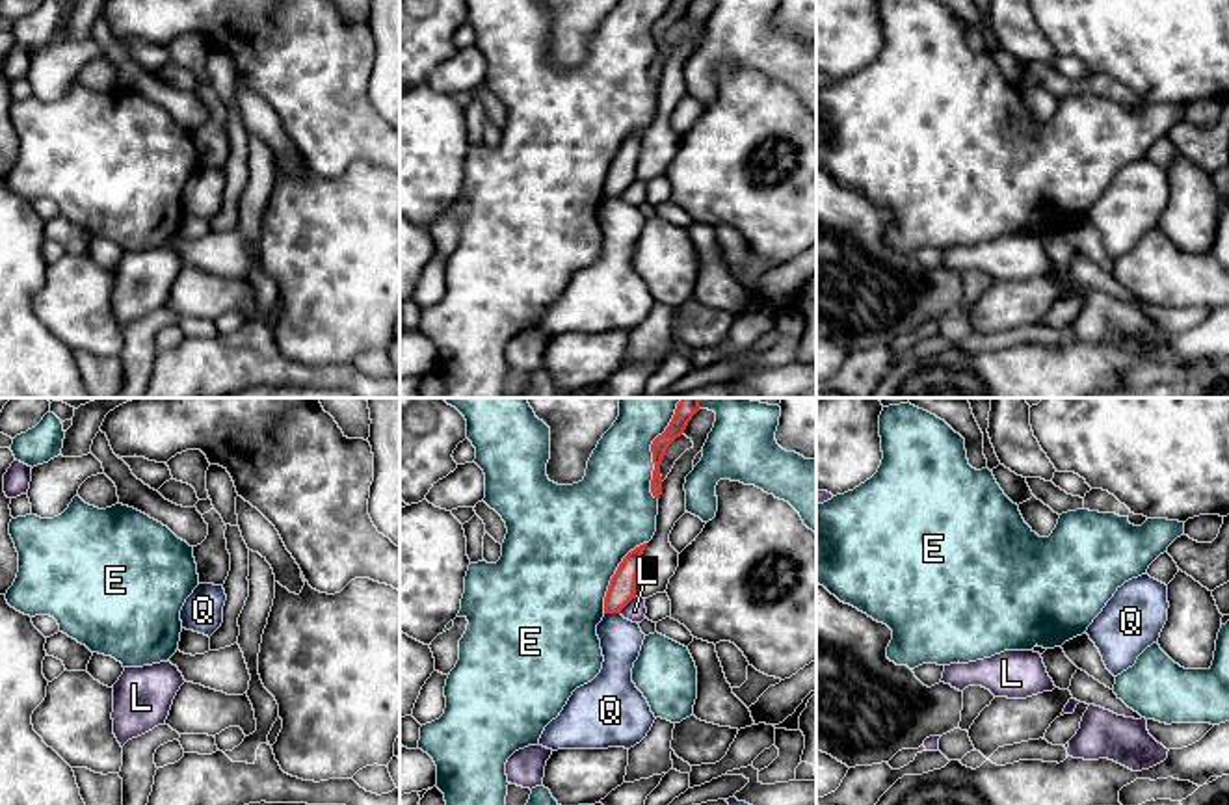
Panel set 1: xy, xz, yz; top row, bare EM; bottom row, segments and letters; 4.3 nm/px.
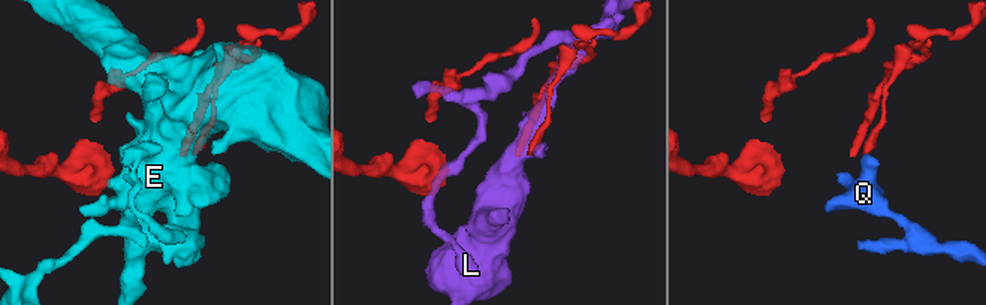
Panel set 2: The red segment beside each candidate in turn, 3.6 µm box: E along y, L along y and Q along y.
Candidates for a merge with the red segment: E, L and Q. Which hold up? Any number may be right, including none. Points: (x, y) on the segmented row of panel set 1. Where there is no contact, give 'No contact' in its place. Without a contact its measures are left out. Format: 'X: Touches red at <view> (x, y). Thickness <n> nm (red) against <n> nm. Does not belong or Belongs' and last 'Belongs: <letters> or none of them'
E: Touches red at xz (651, 448). Thickness 90 nm (red) against 300 nm. Does not belong
L: Touches red at xz (627, 603). Thickness 120 nm (red) against 90 nm. Does not belong
Q: Touches red at xz (612, 612). Thickness 120 nm (red) against 180 nm. Does not belong
Belongs: none of them

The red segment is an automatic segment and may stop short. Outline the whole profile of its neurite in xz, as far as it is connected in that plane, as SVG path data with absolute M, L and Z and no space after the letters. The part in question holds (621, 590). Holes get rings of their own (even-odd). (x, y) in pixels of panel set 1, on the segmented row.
M647 543L636 547L619 563L604 597L604 614L621 614L621 610L636 599L636 580L645 547Z

